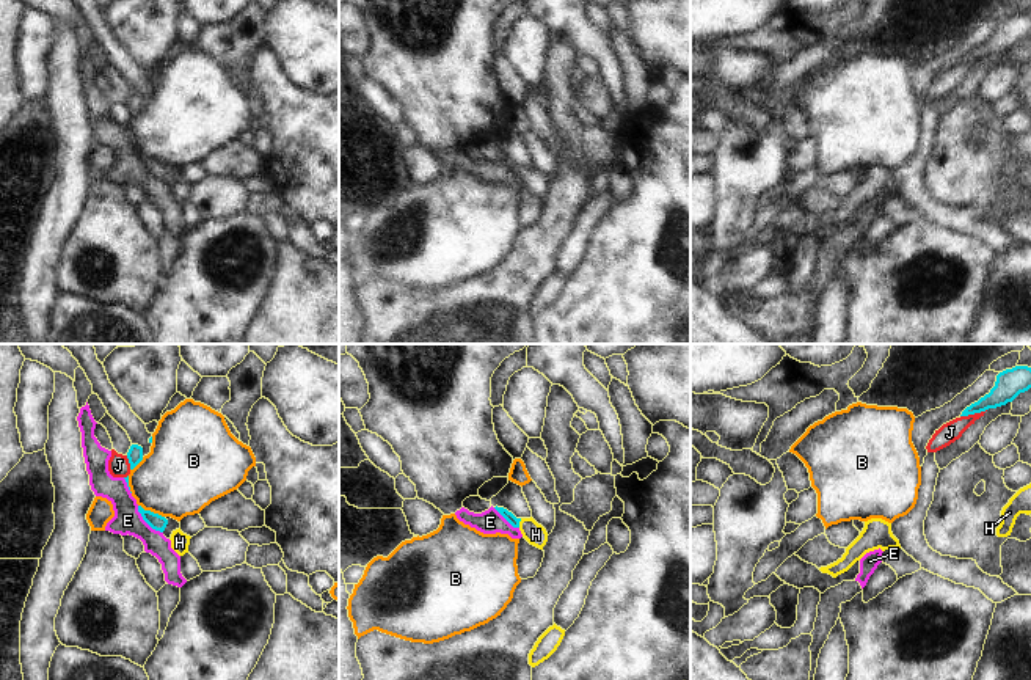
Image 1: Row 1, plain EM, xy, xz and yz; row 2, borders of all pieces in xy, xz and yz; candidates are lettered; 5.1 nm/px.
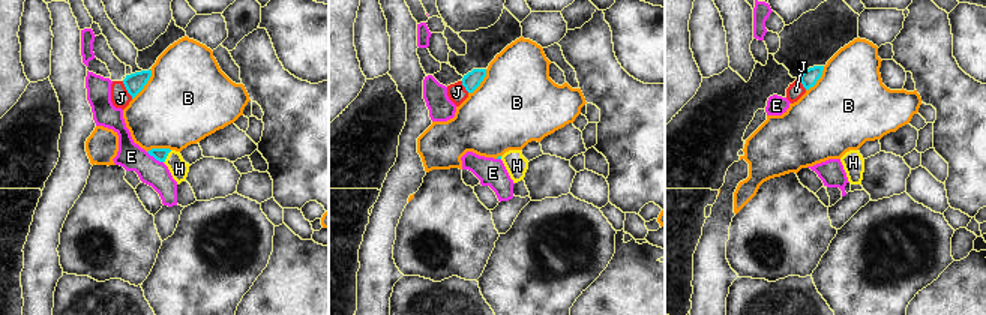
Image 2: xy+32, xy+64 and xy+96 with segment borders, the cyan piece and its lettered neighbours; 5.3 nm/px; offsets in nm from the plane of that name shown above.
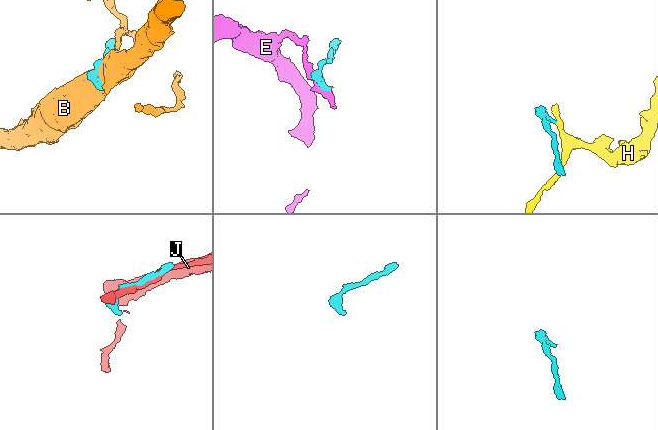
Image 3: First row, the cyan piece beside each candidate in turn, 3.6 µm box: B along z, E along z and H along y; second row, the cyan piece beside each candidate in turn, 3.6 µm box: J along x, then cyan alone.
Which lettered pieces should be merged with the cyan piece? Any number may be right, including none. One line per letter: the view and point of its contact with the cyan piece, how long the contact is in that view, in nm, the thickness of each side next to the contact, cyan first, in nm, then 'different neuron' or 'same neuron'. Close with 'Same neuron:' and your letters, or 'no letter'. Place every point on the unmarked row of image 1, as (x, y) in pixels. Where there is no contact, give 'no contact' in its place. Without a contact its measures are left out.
B: meets cyan in xy at (149, 159); contact 150 nm long; 80 nm thick on the cyan side, 400 nm on the other; different neuron
E: meets cyan in xy at (146, 170); contact 190 nm long; 80 nm thick on the cyan side, 140 nm on the other; different neuron
H: meets cyan in xz at (518, 171); contact 50 nm long; 50 nm thick on the cyan side, 110 nm on the other; same neuron
J: meets cyan in yz at (973, 62); contact 140 nm long; 150 nm thick on the cyan side, 100 nm on the other; different neuron
Same neuron: H

